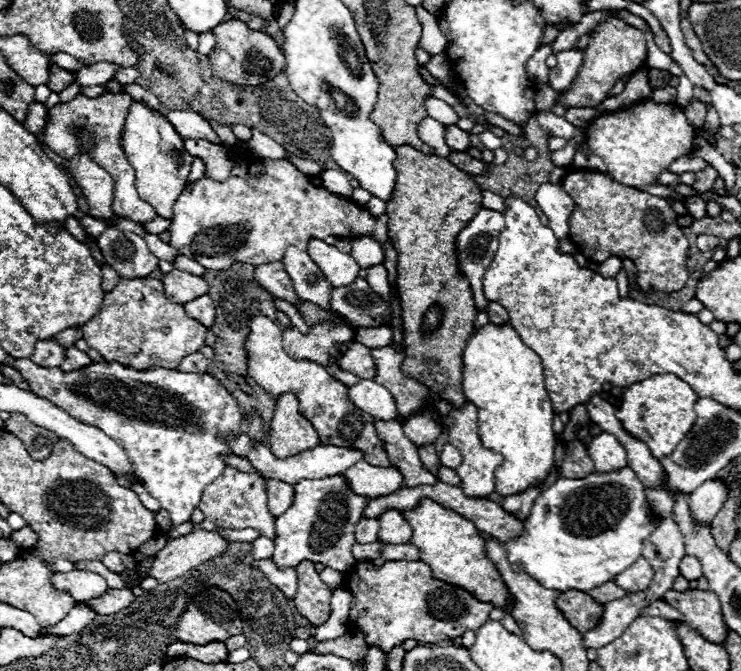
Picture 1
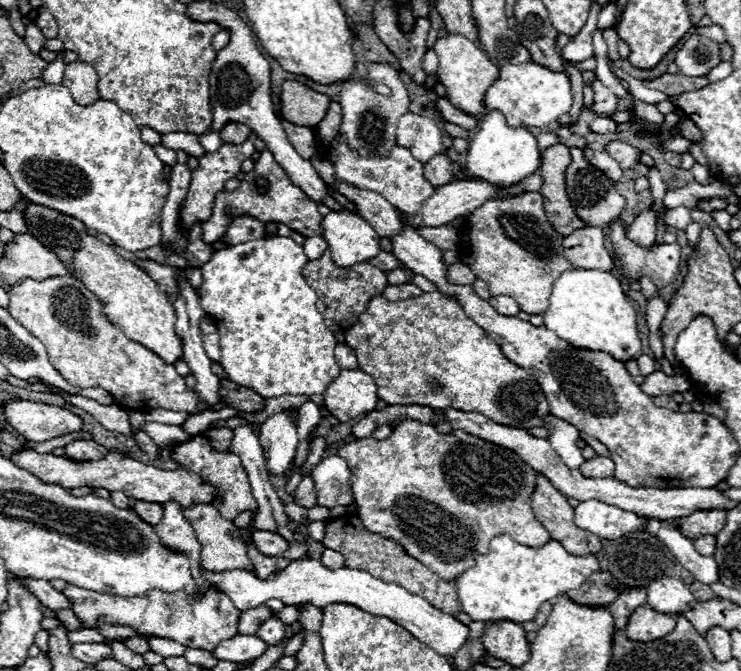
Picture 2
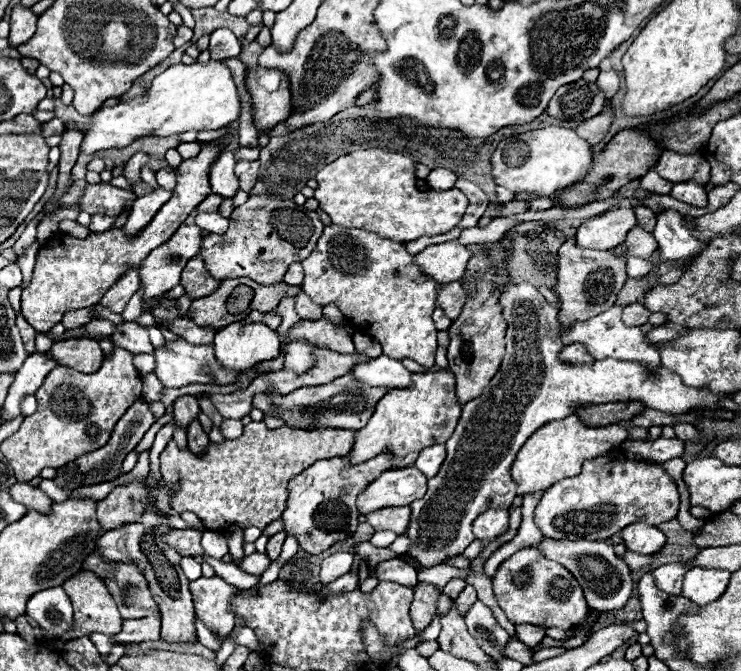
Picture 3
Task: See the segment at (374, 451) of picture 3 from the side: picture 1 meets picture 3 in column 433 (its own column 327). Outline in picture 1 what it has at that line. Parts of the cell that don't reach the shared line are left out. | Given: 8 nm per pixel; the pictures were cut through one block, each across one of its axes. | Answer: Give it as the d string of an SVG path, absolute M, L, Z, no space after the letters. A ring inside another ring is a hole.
M256 316L250 322L250 336L248 336L248 372L256 380L260 388L270 398L280 398L282 394L292 392L298 402L300 402L300 414L310 420L310 424L316 428L316 434L322 444L336 444L344 448L356 448L364 452L364 460L370 464L392 464L386 450L382 448L376 428L374 428L374 418L366 414L364 410L356 408L348 400L348 390L342 382L338 382L328 370L316 362L296 362L284 352L282 344L282 328L274 324L266 316Z

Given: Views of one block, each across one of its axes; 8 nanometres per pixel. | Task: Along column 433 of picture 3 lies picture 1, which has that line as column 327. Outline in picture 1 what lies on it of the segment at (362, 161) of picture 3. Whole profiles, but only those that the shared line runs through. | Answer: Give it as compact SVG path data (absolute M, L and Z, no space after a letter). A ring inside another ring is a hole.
M234 154L234 168L230 172L230 178L224 182L216 182L204 176L204 162L200 158L194 158L190 168L190 180L196 180L186 186L186 190L178 196L174 204L174 218L170 224L172 240L170 244L180 250L180 254L200 262L204 268L212 270L228 270L234 262L246 262L252 266L260 266L266 262L278 262L284 256L284 250L288 246L308 248L308 240L316 236L318 240L324 240L326 236L340 236L340 238L358 238L358 236L372 236L380 244L388 240L388 216L372 216L364 206L354 204L350 198L332 194L324 188L314 186L308 174L300 172L290 160L270 160L270 158L258 158L250 156L252 162L248 162L248 154Z

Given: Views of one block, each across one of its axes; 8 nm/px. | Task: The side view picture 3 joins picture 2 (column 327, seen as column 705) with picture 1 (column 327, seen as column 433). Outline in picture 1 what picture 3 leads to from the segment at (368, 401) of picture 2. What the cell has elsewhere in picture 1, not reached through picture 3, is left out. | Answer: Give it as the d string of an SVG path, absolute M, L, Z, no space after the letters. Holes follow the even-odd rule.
M330 476L320 480L300 480L294 486L294 504L282 516L276 518L276 550L272 562L276 568L298 566L302 560L322 562L338 572L348 572L356 564L352 556L354 526L362 518L362 510L368 498L354 494L342 476Z

